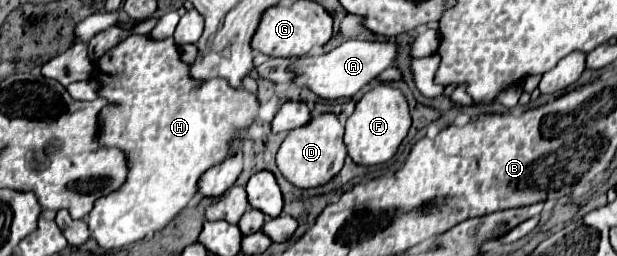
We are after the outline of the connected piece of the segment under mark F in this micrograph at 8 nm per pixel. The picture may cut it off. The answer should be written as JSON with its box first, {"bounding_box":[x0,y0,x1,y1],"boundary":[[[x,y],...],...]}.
{"bounding_box":[343,83,411,167],"boundary":[[[379,83],[361,97],[361,101],[355,105],[353,115],[345,125],[343,143],[347,147],[347,155],[357,165],[365,165],[365,167],[385,163],[397,153],[399,145],[409,133],[409,127],[411,127],[411,115],[403,93],[391,87],[389,83]]]}

